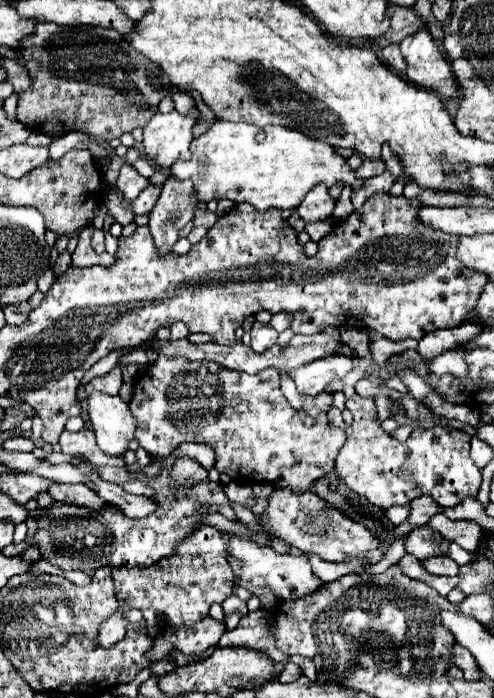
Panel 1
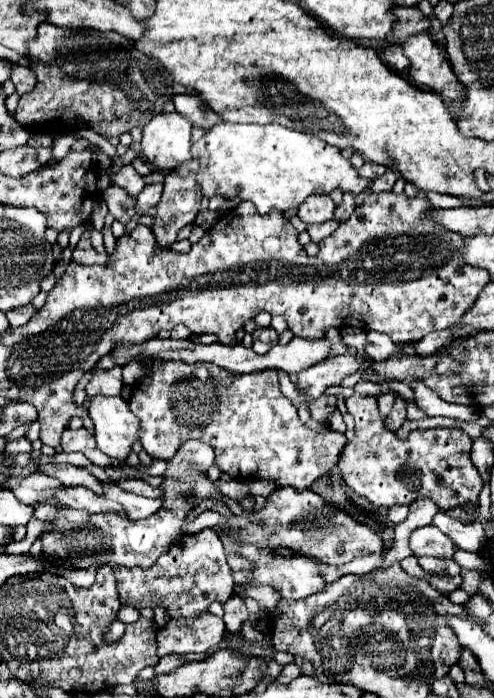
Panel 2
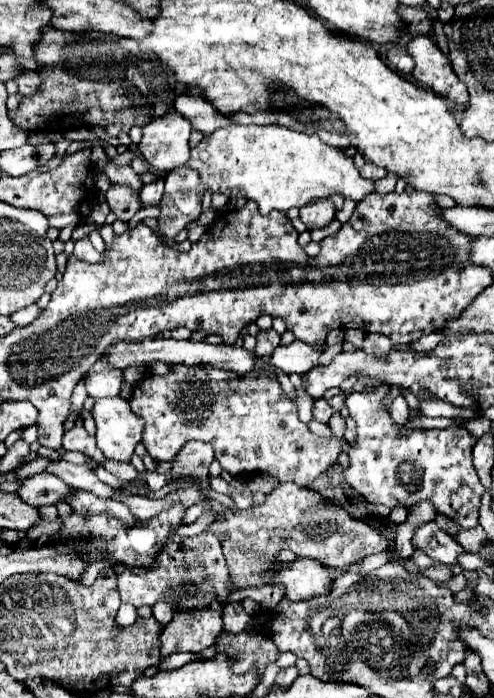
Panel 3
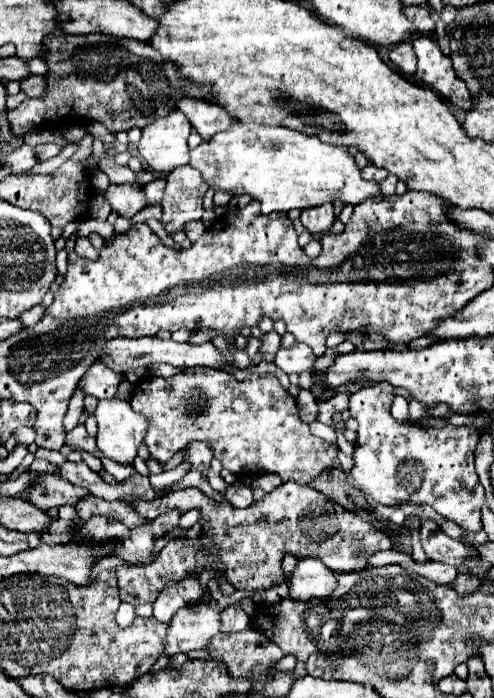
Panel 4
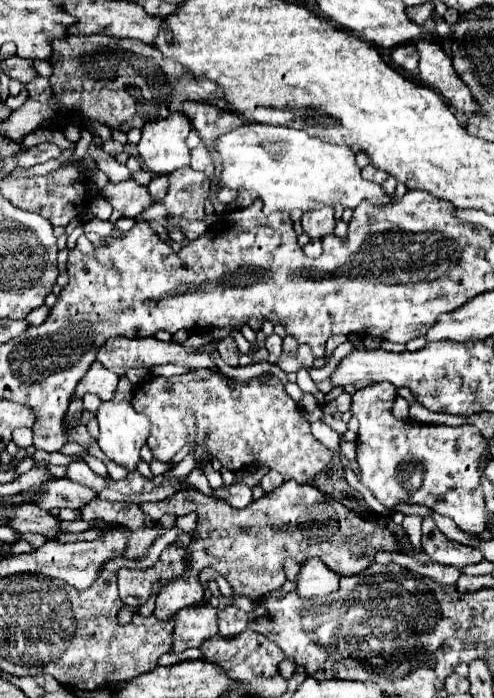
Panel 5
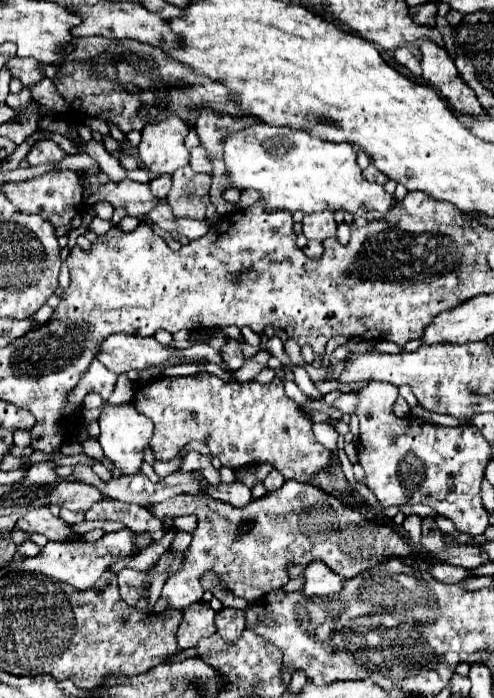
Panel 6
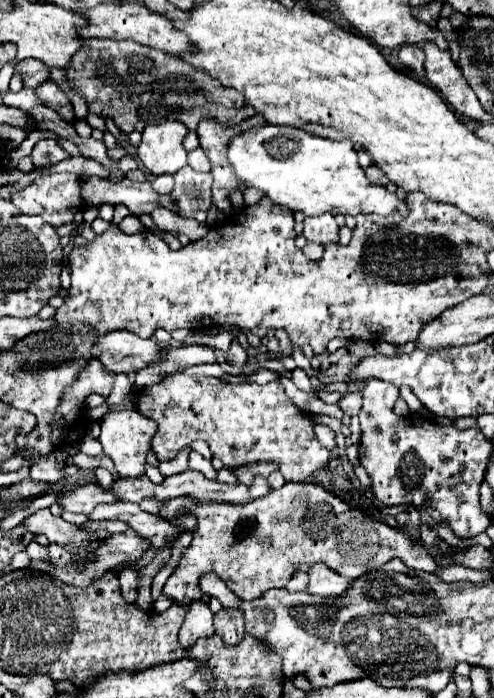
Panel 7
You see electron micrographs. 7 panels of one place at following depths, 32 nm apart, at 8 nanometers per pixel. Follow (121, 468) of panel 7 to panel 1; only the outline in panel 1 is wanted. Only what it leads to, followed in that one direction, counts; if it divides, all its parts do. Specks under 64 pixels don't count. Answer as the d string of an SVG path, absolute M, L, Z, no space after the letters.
M92 392L86 400L100 450L108 456L124 456L136 432L136 418L128 404L120 396L104 392Z

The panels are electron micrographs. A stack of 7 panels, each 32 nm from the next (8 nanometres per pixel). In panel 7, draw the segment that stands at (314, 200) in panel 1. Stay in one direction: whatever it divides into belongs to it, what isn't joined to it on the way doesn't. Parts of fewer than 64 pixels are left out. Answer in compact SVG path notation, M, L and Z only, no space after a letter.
M322 214L316 218L304 220L304 238L308 242L320 244L320 246L338 244L338 230L340 230L340 226L336 224L332 214Z

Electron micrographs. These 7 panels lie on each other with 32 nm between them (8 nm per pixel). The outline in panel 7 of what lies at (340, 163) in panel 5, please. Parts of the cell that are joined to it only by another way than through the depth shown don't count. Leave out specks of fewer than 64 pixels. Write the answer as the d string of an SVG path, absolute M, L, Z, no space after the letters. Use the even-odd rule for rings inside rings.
M260 126L236 136L228 146L228 160L246 184L262 190L274 204L300 210L306 216L320 214L402 214L408 216L406 200L372 184L358 164L354 144L316 138L292 126ZM196 148L196 150L192 150L188 154L188 164L194 170L200 170L200 172L208 172L210 170L210 162L208 162L208 158L206 158L206 154L204 154L202 148Z

